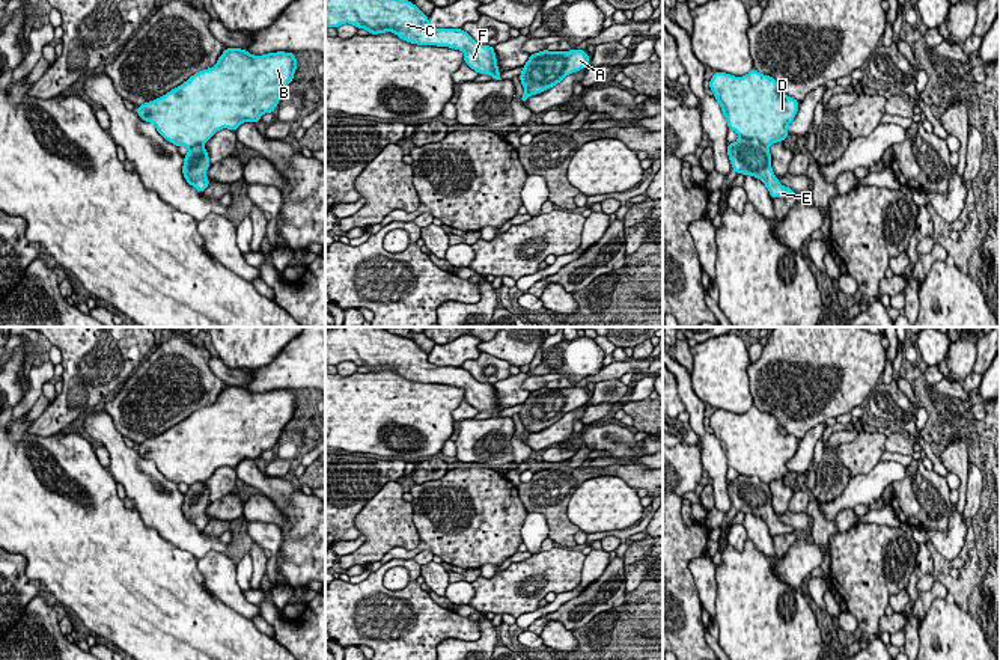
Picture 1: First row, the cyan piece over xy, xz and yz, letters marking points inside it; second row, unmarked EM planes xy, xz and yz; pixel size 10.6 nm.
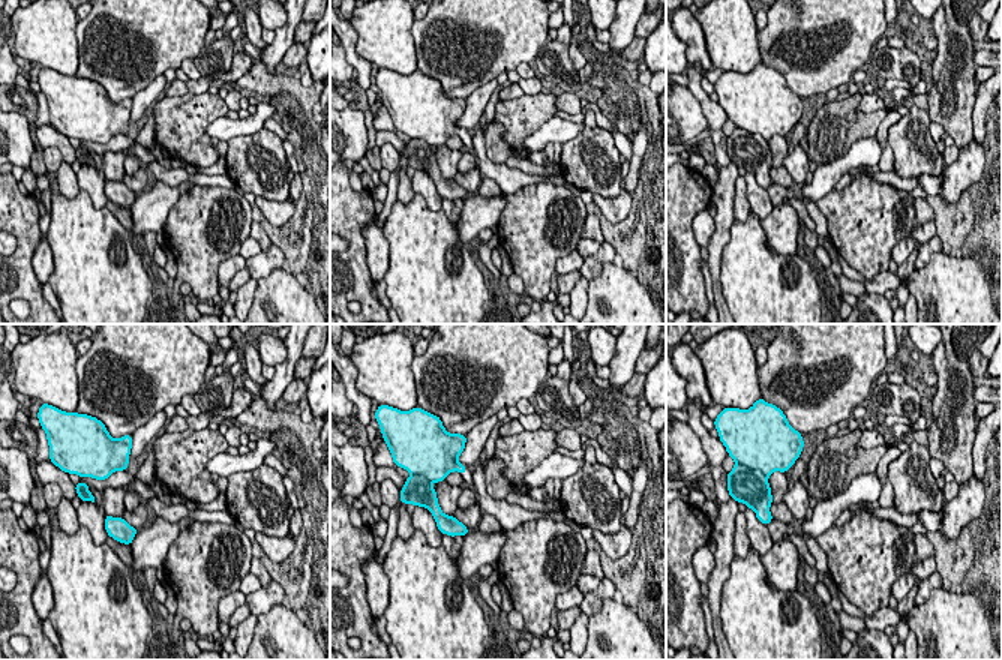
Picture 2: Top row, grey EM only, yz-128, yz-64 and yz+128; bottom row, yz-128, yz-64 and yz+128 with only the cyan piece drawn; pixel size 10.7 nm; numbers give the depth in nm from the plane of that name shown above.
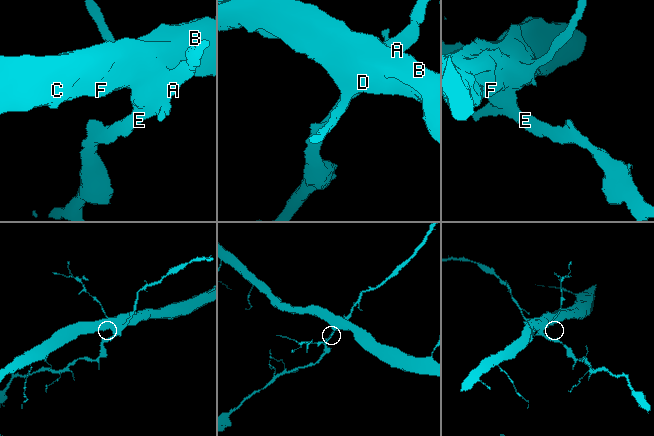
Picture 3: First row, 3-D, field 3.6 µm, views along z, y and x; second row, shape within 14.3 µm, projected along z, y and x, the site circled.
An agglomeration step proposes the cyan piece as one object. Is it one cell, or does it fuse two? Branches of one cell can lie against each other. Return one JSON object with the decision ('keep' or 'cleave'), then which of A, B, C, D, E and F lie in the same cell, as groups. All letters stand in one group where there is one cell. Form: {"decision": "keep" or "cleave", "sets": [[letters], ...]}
{"decision": "cleave", "sets": [["A", "E"], ["B", "C", "D", "F"]]}

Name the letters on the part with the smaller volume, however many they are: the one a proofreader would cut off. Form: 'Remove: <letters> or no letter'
Remove: A, E

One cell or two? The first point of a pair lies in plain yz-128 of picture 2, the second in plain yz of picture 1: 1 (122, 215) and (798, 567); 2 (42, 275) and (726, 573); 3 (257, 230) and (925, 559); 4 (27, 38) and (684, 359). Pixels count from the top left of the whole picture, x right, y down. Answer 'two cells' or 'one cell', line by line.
1: two cells
2: two cells
3: one cell
4: two cells

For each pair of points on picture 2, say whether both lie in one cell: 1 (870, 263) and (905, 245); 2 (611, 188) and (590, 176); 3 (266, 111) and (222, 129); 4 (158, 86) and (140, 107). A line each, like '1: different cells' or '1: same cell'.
1: different cells
2: same cell
3: same cell
4: same cell

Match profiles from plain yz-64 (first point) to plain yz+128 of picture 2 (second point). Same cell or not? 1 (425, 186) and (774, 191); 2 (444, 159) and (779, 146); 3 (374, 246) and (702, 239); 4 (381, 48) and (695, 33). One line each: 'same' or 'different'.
1: different
2: same
3: same
4: different

